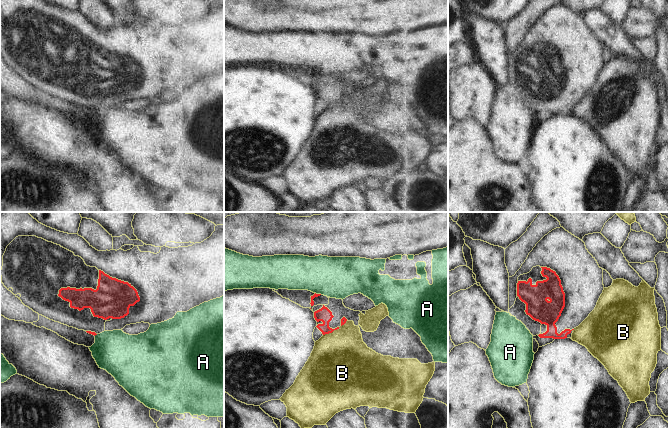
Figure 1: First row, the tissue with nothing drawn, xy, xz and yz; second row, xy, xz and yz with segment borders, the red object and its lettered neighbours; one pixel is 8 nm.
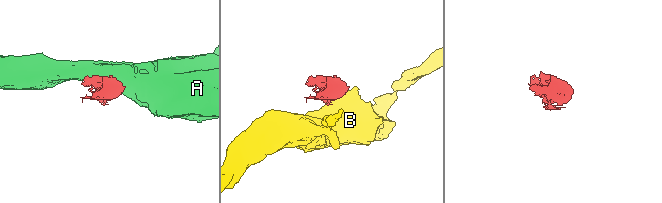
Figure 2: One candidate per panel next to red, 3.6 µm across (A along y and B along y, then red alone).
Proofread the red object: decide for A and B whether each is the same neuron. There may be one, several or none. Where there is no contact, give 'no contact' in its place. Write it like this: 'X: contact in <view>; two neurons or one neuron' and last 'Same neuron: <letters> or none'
A: contact in xz; two neurons
B: contact in xz; two neurons
Same neuron: none

